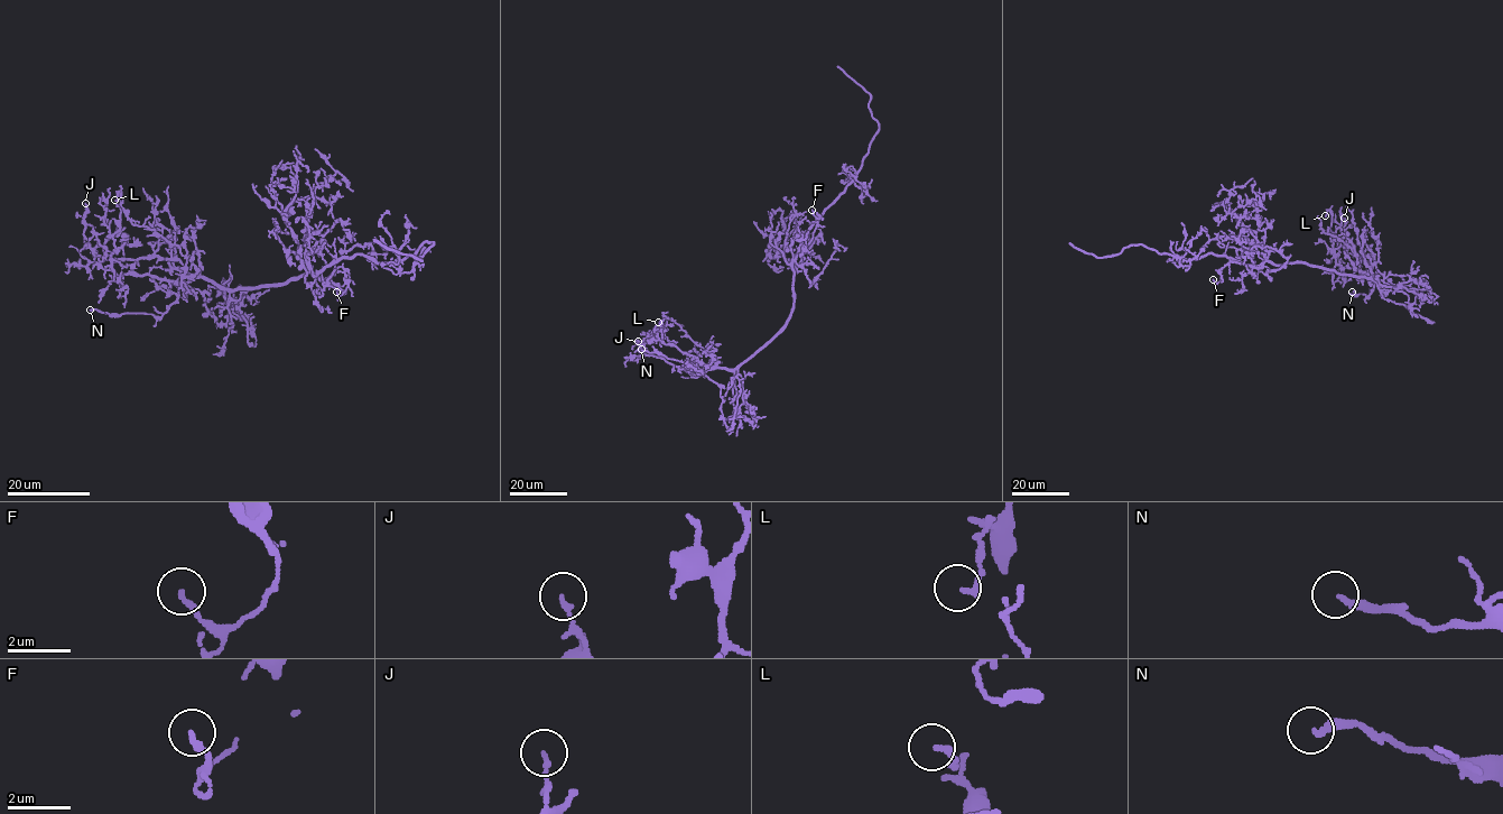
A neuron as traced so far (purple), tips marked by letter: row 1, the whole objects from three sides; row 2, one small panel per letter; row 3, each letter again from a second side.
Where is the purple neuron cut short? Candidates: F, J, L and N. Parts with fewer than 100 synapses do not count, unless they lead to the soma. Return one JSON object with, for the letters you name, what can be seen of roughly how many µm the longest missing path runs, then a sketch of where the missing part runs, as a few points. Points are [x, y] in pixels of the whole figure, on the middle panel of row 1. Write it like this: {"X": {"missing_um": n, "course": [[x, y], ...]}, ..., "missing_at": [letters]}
{"missing_at": []}

